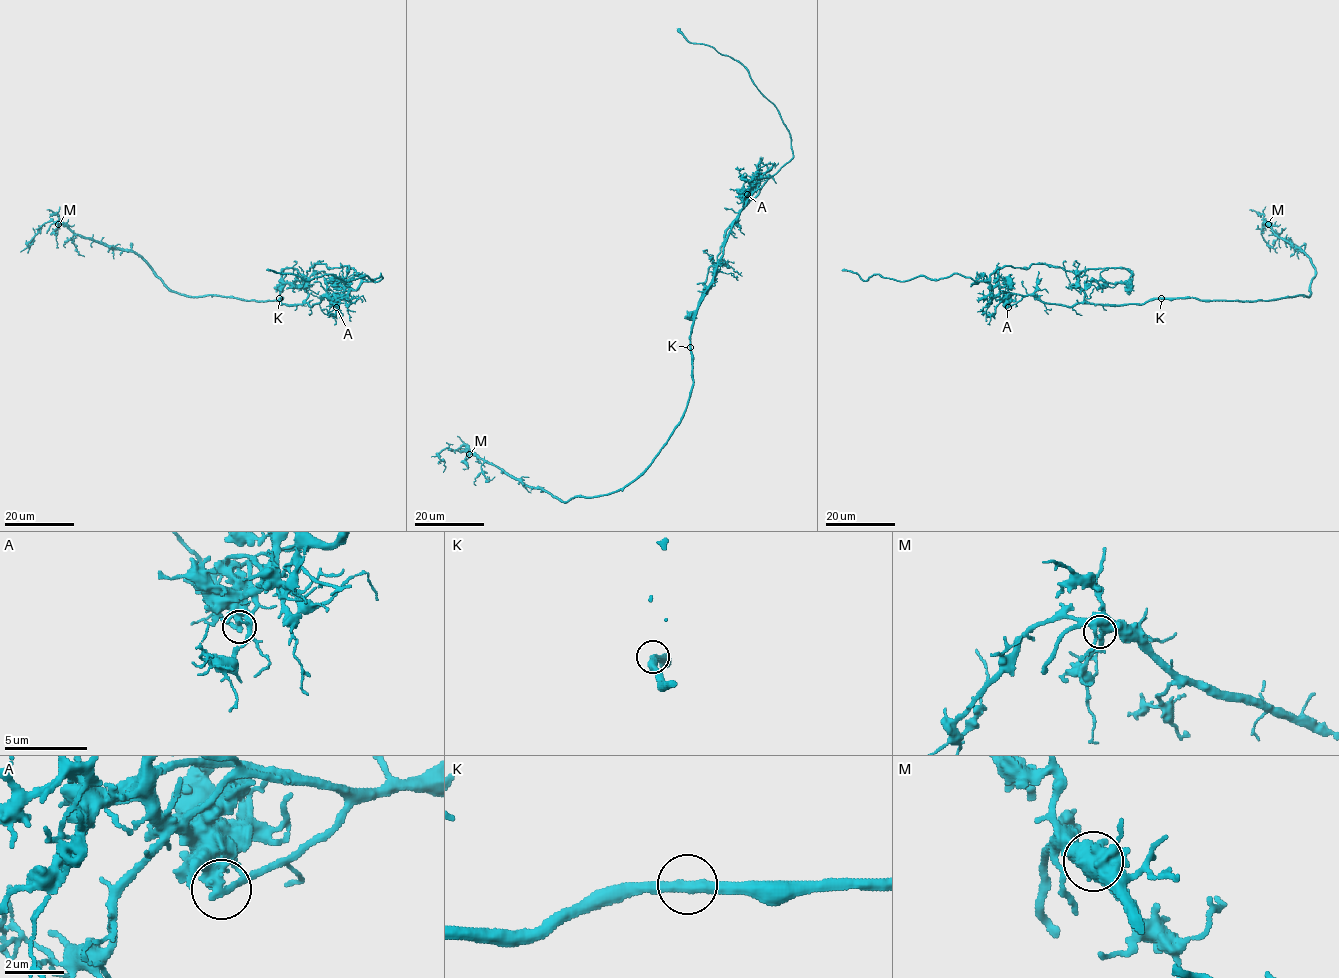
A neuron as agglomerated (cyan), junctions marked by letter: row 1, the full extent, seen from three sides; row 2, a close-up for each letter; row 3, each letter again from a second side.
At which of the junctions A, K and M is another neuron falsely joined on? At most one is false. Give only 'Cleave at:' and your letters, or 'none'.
Cleave at: A

